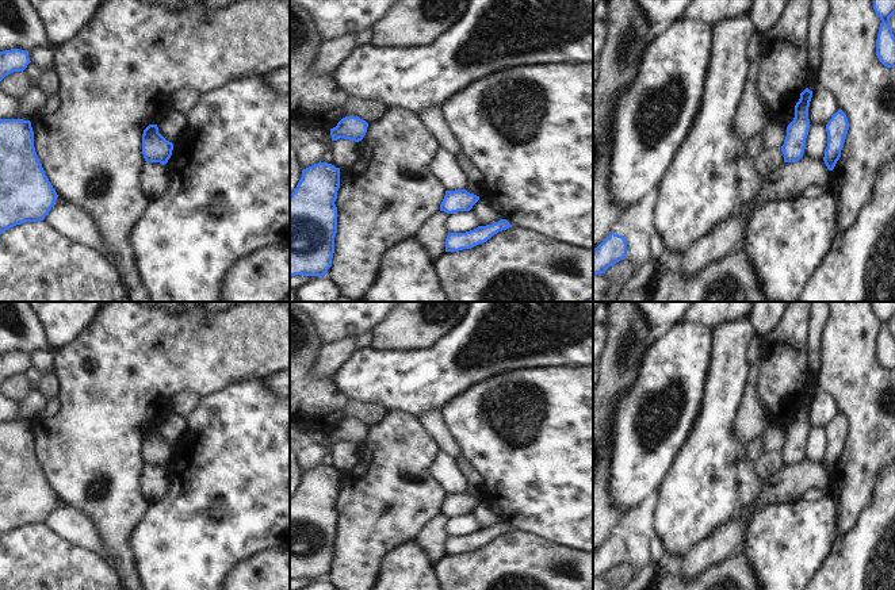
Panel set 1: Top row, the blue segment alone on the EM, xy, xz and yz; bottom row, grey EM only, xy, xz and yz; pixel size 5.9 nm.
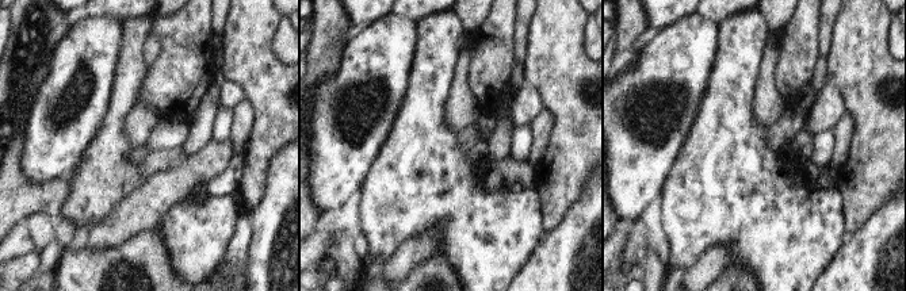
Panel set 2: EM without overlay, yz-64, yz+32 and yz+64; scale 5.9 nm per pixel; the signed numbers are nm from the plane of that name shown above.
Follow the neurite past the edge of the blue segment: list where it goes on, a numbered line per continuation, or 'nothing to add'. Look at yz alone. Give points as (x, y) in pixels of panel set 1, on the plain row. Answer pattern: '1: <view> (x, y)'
nothing to add

